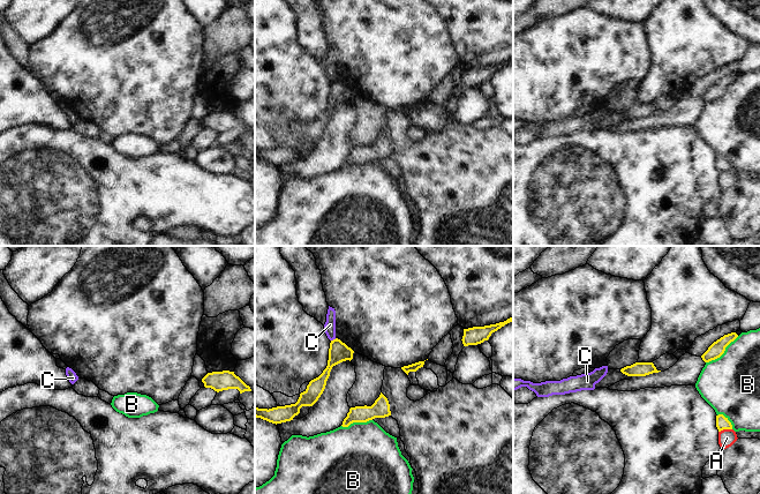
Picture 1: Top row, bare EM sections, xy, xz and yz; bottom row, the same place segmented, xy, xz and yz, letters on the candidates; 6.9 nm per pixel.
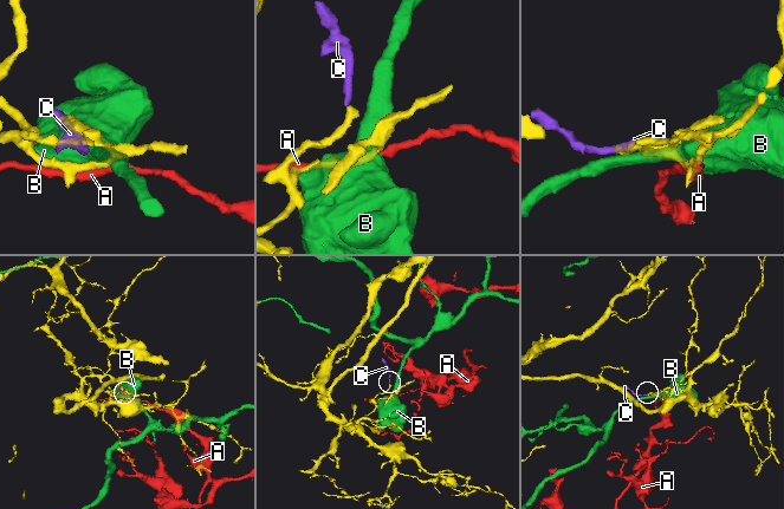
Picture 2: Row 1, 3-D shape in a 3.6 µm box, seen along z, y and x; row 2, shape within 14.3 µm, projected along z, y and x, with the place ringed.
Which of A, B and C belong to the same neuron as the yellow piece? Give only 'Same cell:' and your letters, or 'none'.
Same cell: none

